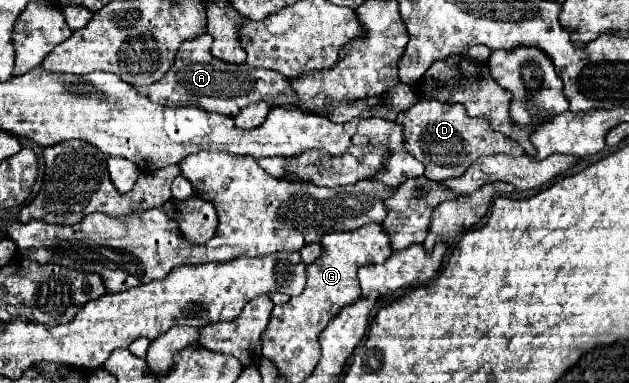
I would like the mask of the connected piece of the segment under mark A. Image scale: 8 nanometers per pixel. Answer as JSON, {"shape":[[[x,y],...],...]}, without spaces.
{"shape":[[[206,32],[202,36],[196,36],[194,40],[182,42],[182,48],[178,50],[176,60],[170,66],[170,72],[166,72],[162,80],[156,80],[154,84],[150,84],[146,88],[146,96],[156,104],[198,106],[226,116],[236,116],[246,104],[258,102],[258,100],[264,100],[270,106],[296,104],[286,76],[274,70],[248,68],[246,64],[240,64],[240,66],[226,64],[210,54],[210,44],[212,44],[212,36]]]}

